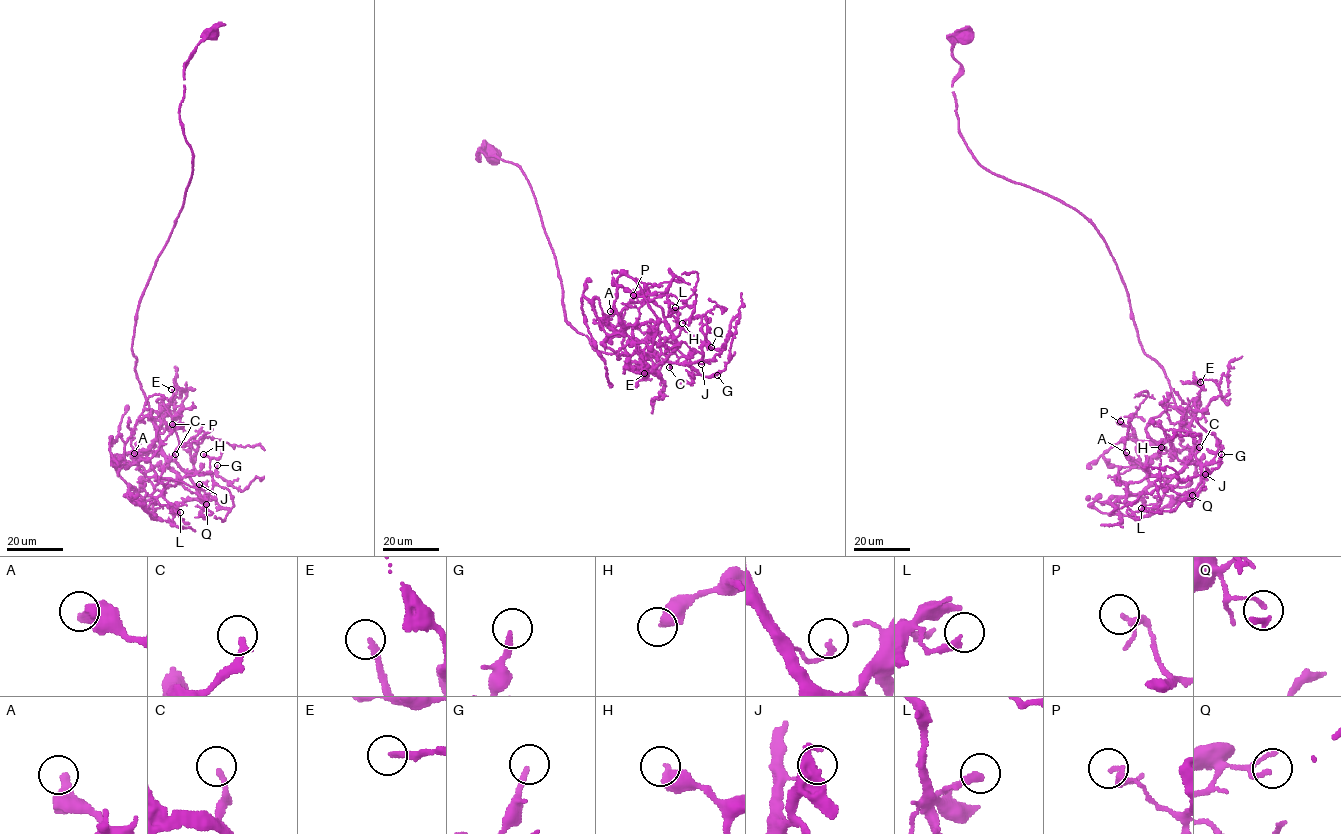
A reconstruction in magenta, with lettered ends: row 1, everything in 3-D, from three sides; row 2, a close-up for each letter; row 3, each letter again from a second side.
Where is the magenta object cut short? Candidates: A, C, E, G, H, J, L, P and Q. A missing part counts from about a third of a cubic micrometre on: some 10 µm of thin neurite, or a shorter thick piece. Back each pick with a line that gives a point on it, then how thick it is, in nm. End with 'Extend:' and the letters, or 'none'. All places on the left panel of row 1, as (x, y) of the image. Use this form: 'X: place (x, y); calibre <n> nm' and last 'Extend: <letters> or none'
C: place (175, 454); calibre 190 nm
Extend: C

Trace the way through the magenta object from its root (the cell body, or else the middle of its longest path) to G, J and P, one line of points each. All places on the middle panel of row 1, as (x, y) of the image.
G: (491, 156), (479, 148), (479, 161), (481, 151), (512, 162), (530, 186), (564, 318), (592, 347), (717, 375)
J: (491, 156), (479, 148), (479, 161), (481, 151), (512, 162), (530, 186), (566, 321), (606, 353), (701, 364)
P: (491, 156), (530, 186), (566, 321), (656, 366), (675, 343), (663, 322), (621, 319), (633, 295)

